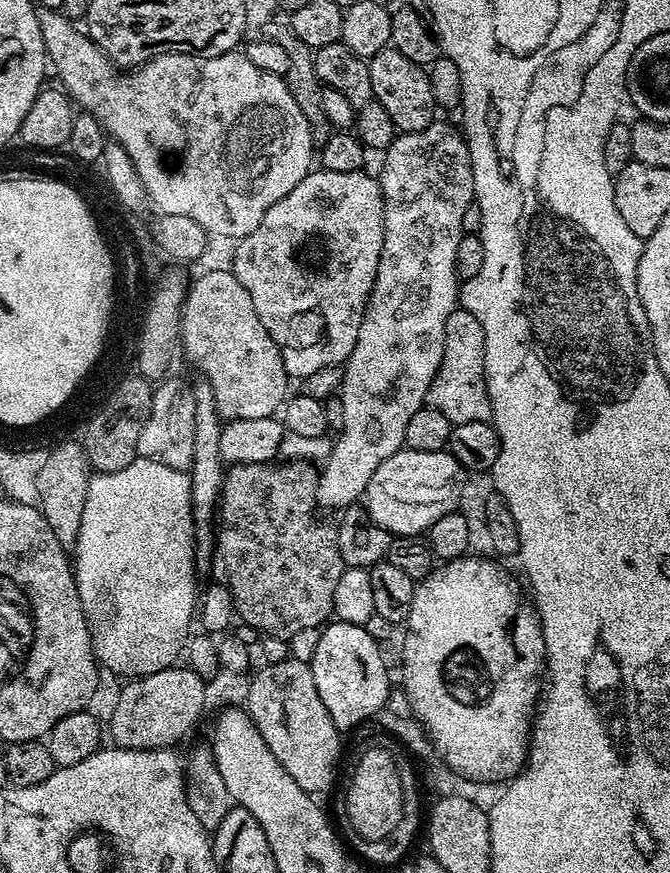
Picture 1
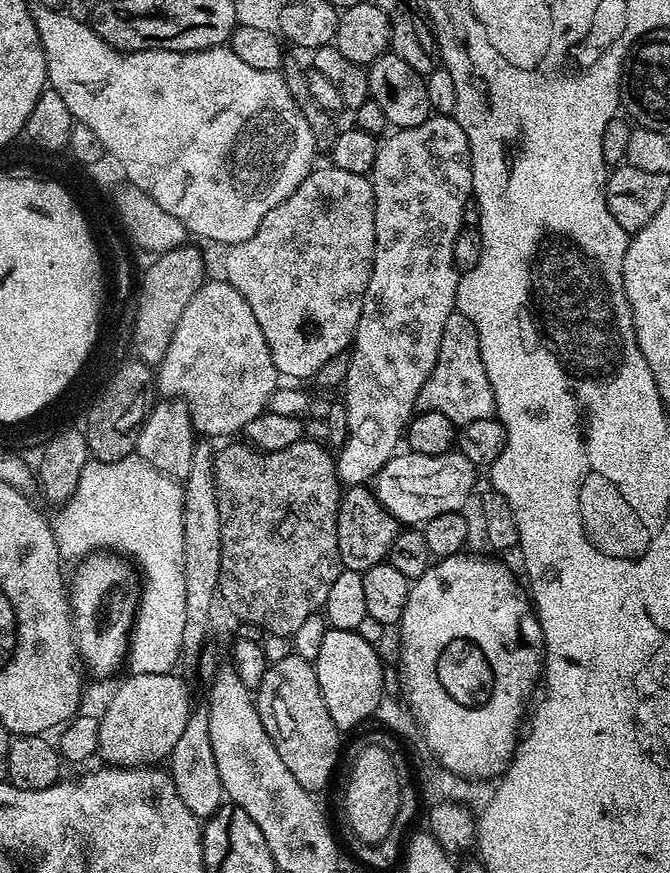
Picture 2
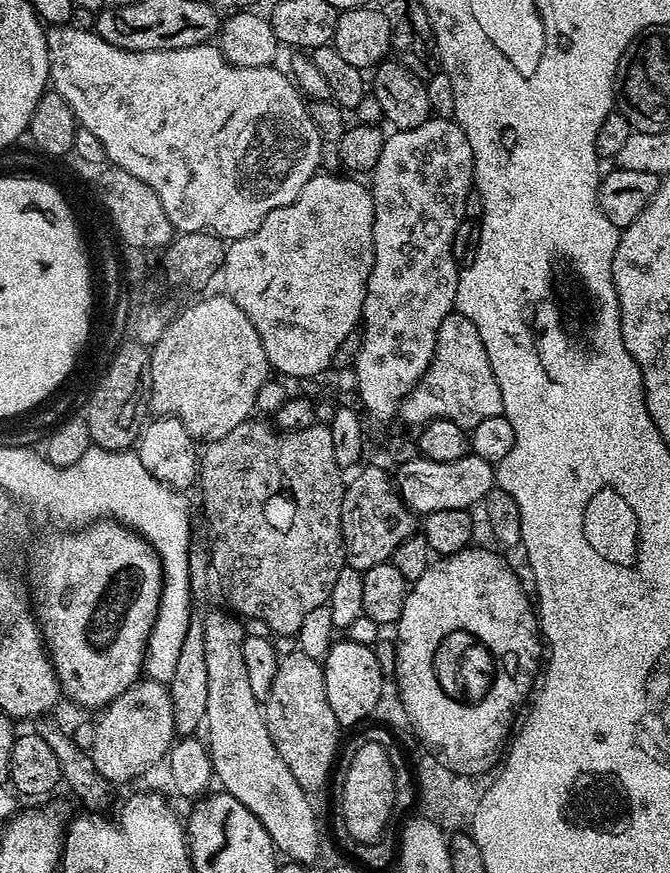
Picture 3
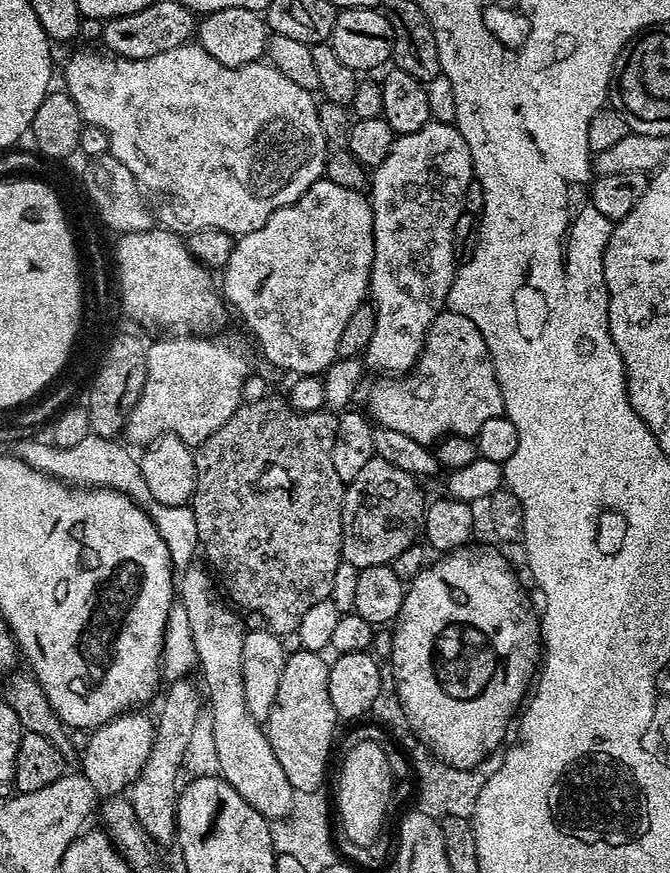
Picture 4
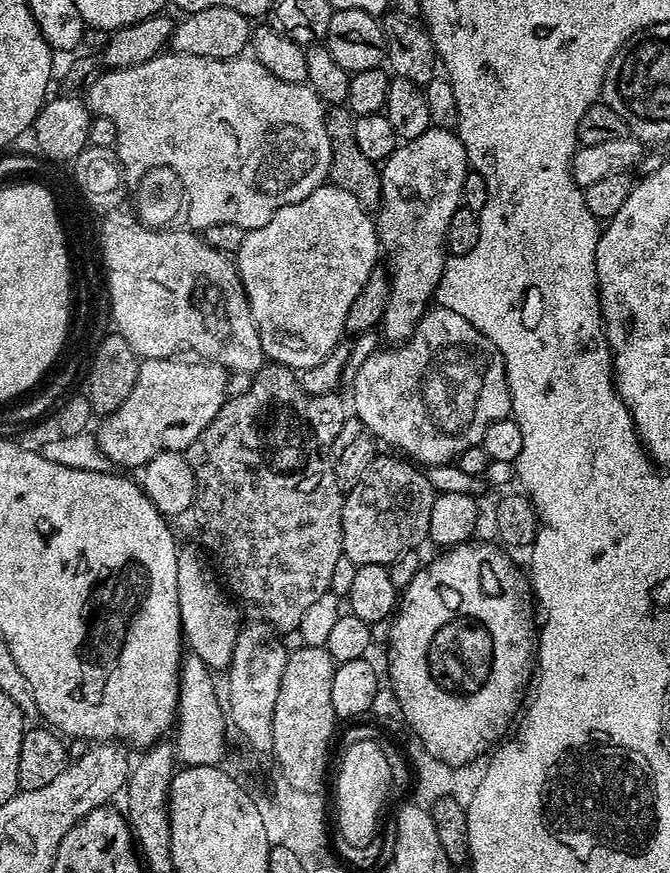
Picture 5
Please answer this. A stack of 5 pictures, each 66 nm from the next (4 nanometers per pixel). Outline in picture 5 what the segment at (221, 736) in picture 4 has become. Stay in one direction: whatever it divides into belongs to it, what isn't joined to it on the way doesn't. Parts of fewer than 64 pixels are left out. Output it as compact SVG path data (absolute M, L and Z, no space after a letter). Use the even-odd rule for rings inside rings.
M188 544L185 547L183 545L178 550L178 554L178 604L181 631L185 643L192 652L202 658L204 664L209 668L227 669L233 658L234 644L237 642L237 636L242 627L241 611L238 606L236 608L228 602L224 594L225 589L211 561L208 562L204 558L205 553L198 544L197 546Z

